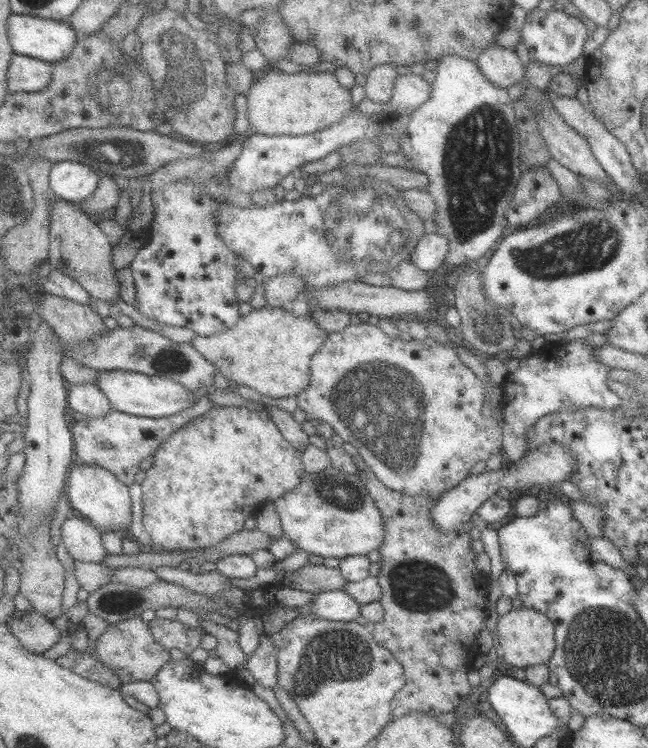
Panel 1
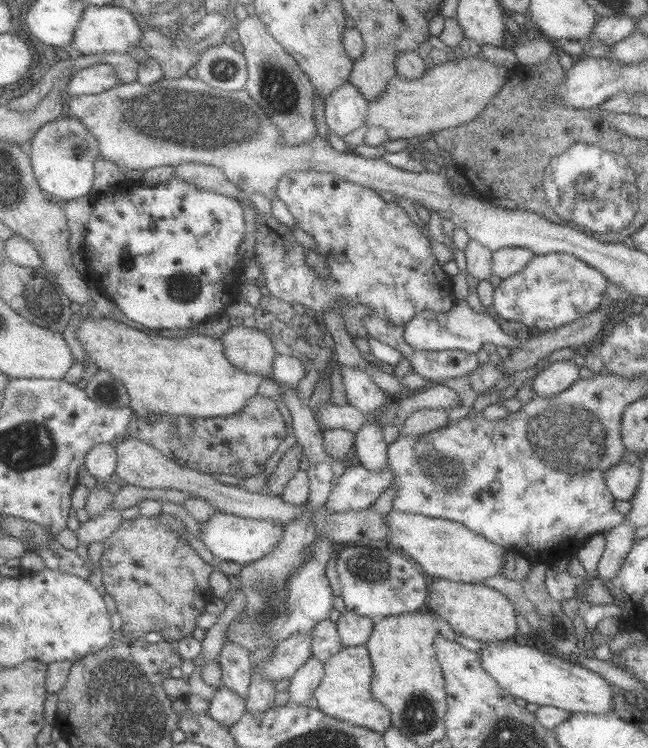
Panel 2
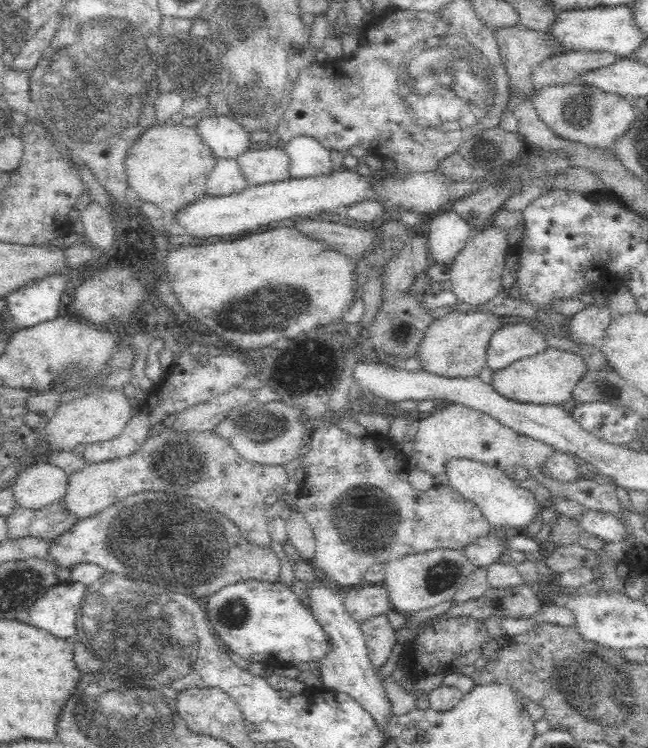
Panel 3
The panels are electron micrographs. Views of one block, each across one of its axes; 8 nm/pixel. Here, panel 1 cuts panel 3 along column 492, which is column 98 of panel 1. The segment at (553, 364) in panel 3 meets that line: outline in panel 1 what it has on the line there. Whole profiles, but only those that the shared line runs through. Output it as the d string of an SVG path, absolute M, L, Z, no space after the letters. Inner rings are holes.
M124 370L100 371L96 382L101 390L110 398L112 408L119 412L125 412L133 416L147 416L148 418L167 418L173 414L181 414L183 410L195 406L197 399L193 399L193 393L186 386L176 380L147 376L140 372Z

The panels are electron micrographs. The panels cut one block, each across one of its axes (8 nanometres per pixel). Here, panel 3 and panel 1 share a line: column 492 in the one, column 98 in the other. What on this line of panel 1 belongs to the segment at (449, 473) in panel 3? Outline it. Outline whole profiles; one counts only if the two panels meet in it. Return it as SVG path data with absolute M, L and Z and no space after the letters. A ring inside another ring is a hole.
M73 465L67 480L70 504L100 530L112 530L122 535L133 520L133 500L127 484L118 476L99 466Z

